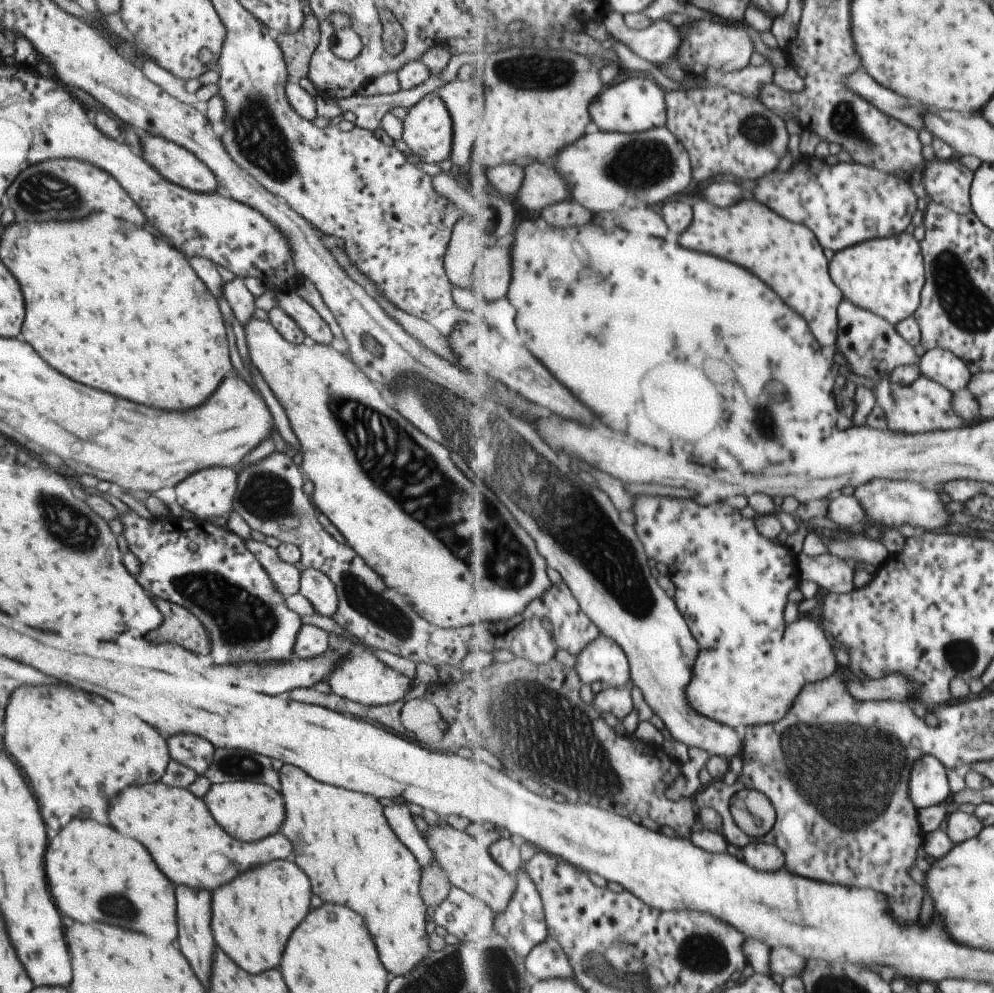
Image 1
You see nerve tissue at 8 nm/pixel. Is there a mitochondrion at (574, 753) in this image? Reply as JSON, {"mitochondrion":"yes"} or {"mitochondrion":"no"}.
{"mitochondrion":"yes"}

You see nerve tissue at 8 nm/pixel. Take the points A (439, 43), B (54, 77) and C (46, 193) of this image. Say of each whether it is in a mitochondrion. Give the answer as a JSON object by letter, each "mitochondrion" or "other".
{"A":"other","B":"other","C":"mitochondrion"}

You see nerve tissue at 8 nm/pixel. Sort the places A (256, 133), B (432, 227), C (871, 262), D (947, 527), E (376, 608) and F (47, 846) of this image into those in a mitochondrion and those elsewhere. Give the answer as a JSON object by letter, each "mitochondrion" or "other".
{"A":"mitochondrion","B":"other","C":"other","D":"other","E":"mitochondrion","F":"other"}

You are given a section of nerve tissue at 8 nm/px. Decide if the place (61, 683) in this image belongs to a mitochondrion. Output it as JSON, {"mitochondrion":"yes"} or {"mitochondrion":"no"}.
{"mitochondrion":"no"}

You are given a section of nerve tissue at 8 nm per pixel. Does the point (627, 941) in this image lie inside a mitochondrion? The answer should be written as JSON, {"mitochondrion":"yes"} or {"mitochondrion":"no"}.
{"mitochondrion":"no"}

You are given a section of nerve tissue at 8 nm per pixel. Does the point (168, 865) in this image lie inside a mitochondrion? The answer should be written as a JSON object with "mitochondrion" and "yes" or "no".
{"mitochondrion":"no"}

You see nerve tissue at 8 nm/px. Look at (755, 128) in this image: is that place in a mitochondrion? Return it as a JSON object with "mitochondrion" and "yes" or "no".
{"mitochondrion":"yes"}

